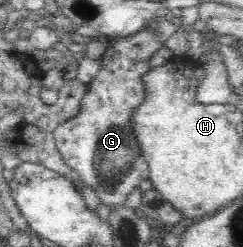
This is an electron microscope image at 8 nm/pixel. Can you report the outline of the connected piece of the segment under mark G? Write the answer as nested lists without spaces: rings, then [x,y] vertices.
[[[151,26],[129,37],[108,40],[107,44],[102,56],[104,68],[85,92],[78,116],[62,123],[53,137],[62,158],[98,193],[101,202],[110,206],[125,202],[128,194],[149,175],[130,118],[134,108],[144,100],[142,76],[151,70],[148,60],[160,45]]]

